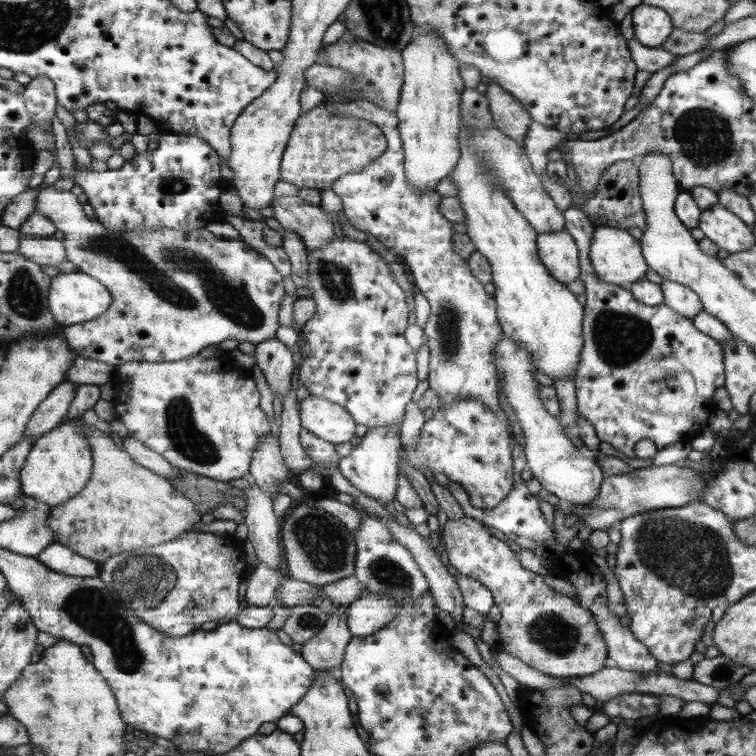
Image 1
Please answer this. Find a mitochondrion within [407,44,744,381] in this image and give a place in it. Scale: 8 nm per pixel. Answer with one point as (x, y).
(705, 138)

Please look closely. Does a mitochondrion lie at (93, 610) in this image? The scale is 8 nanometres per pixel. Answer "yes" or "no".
yes

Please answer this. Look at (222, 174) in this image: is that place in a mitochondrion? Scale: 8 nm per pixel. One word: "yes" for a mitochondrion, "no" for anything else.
no

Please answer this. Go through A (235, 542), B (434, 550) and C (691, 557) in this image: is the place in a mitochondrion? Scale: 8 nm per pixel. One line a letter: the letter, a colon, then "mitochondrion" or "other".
A: other
B: other
C: mitochondrion

